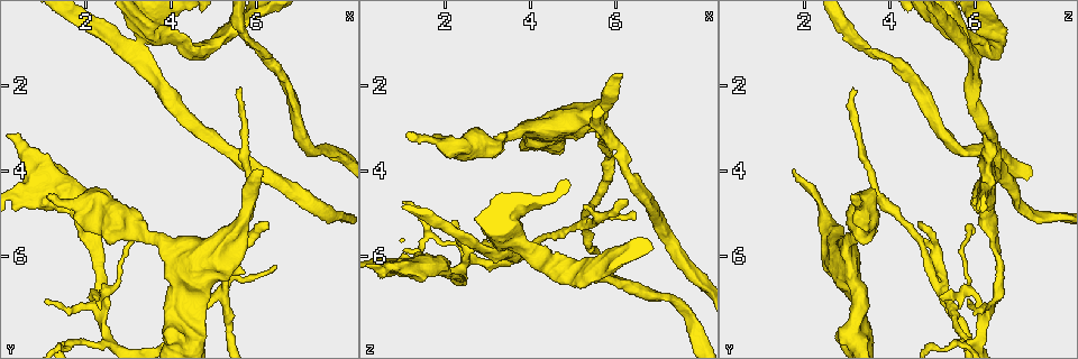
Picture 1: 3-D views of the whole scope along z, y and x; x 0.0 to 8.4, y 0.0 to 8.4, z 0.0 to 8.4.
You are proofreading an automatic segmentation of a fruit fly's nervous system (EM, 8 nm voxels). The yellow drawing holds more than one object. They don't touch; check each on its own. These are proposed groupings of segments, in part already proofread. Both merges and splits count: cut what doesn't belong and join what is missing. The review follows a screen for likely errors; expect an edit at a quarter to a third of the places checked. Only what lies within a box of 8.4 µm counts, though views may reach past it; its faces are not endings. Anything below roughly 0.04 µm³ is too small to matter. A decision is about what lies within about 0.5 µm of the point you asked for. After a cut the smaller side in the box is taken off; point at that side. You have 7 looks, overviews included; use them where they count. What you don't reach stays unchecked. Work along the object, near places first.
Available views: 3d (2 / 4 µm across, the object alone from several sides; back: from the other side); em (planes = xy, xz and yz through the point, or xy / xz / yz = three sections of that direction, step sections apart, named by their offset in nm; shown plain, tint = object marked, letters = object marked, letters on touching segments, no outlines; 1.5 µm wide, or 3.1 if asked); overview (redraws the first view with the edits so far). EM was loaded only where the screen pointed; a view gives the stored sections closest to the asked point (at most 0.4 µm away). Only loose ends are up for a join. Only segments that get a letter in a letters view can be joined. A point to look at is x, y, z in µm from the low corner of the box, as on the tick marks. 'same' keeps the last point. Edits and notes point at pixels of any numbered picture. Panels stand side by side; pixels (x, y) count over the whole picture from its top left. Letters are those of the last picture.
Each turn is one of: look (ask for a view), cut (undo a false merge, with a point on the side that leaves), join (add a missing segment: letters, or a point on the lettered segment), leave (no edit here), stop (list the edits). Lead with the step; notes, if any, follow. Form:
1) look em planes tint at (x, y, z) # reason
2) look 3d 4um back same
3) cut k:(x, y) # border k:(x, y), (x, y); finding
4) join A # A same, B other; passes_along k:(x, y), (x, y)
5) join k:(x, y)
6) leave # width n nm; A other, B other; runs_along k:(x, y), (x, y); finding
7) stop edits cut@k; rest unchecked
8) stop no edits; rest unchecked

look em planes letters at (2.15, 7.05, 5.15) # thin end

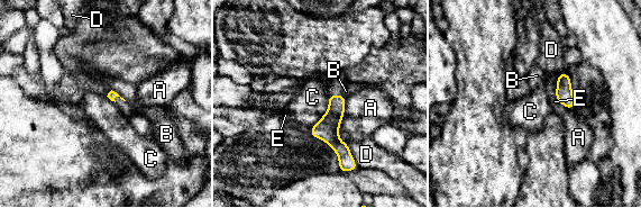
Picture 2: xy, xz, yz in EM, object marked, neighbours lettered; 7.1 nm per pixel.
leave # A other, B other, C other, D other, E other; border 2:(330, 91), (327, 111), (321, 117); none of them fits

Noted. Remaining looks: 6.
look em planes tint at (5.25, 6.70, 5.25) # side arm on a straight run

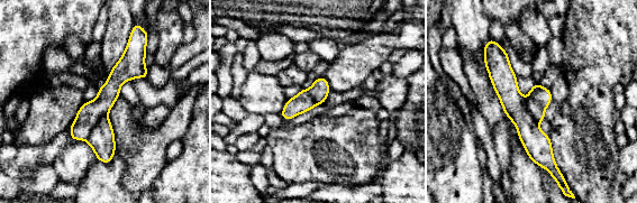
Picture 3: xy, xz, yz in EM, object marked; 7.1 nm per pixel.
look em planes letters same

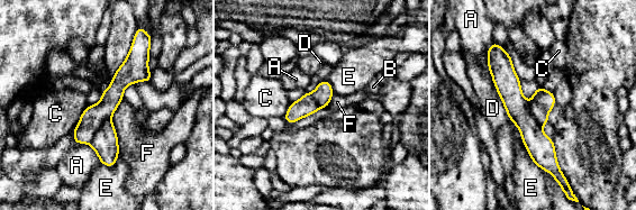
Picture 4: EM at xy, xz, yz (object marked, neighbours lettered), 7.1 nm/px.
cut 4:(105, 143) # A other, B other, C other, D other, E other, F other; part_leaving 4:(498, 49), (518, 112), (554, 169); a second neuron is stuck on

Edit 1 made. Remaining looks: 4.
look em planes letters at (6.20, 4.05, 1.75) # an open end

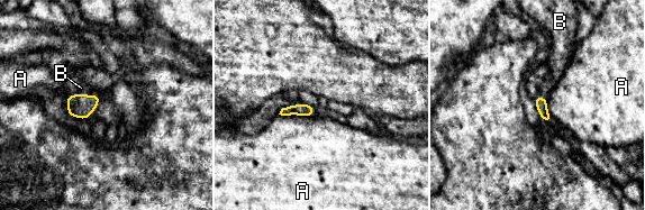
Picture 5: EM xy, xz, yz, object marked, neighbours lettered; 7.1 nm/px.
join B # A other, B same; passes_along 5:(80, 106), (88, 96), (81, 88); the neuron continues

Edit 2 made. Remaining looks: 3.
stop edits cut@4, join@5; rest unchecked

